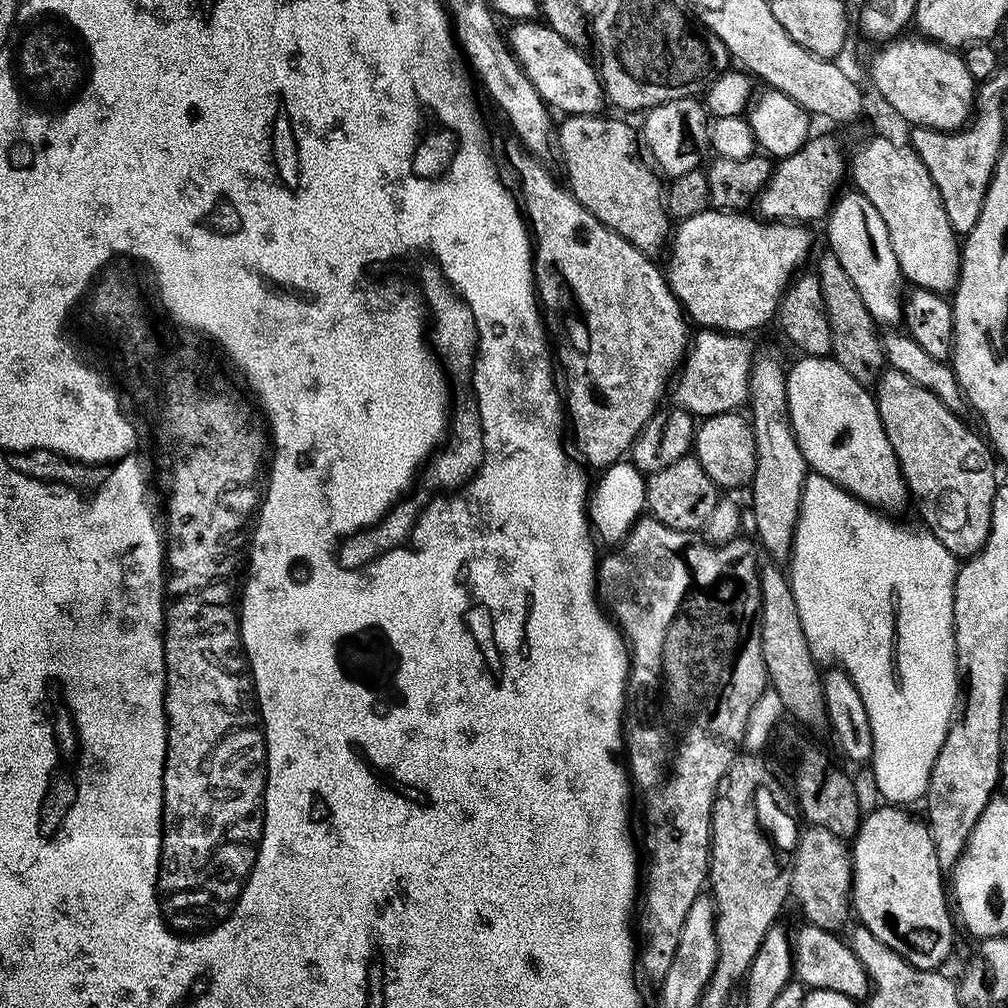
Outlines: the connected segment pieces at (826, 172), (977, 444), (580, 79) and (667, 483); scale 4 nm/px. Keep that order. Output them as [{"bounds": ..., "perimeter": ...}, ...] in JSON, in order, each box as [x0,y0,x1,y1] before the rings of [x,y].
[{"bounds":[758,135,846,222],"perimeter":[[[813,135],[800,151],[794,153],[790,157],[781,159],[775,165],[772,173],[772,179],[768,181],[768,185],[764,187],[763,192],[758,197],[758,205],[760,204],[759,215],[765,221],[787,221],[787,222],[809,222],[808,220],[816,220],[827,217],[829,209],[834,203],[834,193],[836,187],[840,184],[840,179],[846,176],[846,156],[840,153],[840,148],[828,136]]]},{"bounds":[874,370,998,558],"perimeter":[[[888,370],[881,375],[874,388],[876,409],[882,418],[886,438],[894,446],[900,473],[908,491],[920,503],[920,516],[929,532],[933,532],[949,553],[956,558],[969,558],[982,548],[989,536],[991,508],[998,479],[994,470],[994,454],[977,432],[966,428],[957,413],[950,411],[930,389],[924,389],[900,372]]]},{"bounds":[506,21,606,116],"perimeter":[[[519,21],[512,27],[514,28],[506,36],[509,49],[545,105],[550,104],[566,116],[599,115],[604,110],[602,108],[606,106],[606,99],[599,73],[593,64],[591,66],[579,53],[581,51],[575,45],[569,43],[557,31],[542,22]]]},{"bounds":[646,454,718,533],"perimeter":[[[692,454],[651,473],[646,480],[647,511],[674,530],[699,533],[713,513],[717,501],[718,487]]]}]

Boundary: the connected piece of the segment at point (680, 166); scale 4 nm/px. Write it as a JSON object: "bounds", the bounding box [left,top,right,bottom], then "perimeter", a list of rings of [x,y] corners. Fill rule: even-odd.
{"bounds":[640,96,710,178],"perimeter":[[[692,96],[679,98],[675,102],[651,108],[645,113],[644,128],[640,136],[653,160],[670,178],[677,178],[688,171],[699,169],[704,152],[710,148],[710,118],[707,109]]]}

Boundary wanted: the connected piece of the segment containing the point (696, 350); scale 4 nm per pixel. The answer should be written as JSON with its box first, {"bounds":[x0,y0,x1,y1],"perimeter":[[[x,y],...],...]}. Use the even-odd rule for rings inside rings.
{"bounds":[675,330,754,418],"perimeter":[[[700,330],[691,337],[690,347],[678,372],[675,402],[696,418],[722,415],[739,409],[746,400],[746,381],[754,352],[744,345],[740,334],[725,334],[715,330]]]}

